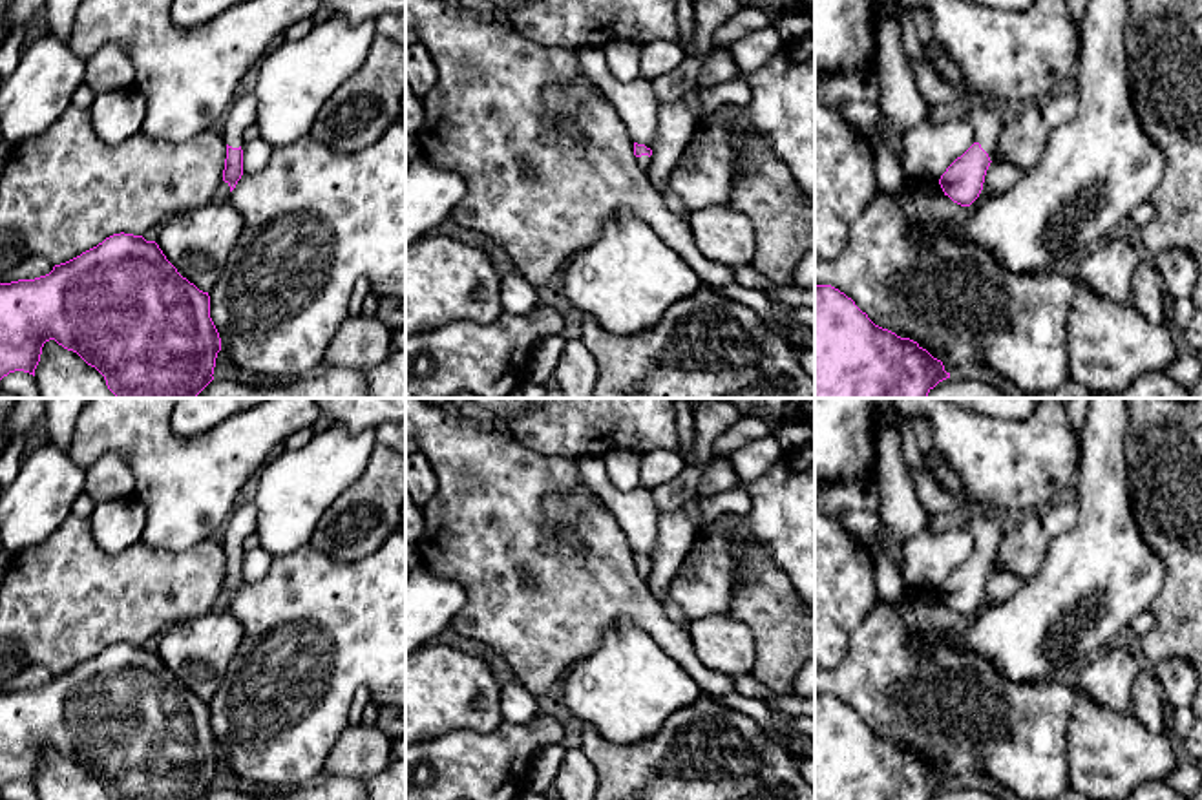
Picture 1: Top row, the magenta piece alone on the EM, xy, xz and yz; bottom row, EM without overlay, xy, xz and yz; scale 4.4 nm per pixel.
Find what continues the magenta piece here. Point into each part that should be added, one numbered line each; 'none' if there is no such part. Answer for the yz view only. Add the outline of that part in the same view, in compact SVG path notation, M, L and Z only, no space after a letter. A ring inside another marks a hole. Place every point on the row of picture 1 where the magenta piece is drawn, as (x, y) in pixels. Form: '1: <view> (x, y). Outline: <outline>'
1: yz (987, 119). Outline: M970 102L965 108L965 119L975 128L977 142L990 152L1003 126L1003 108L985 102Z

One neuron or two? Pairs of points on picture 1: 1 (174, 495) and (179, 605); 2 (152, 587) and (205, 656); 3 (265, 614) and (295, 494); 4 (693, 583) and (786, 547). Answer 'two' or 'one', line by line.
1: two
2: two
3: two
4: one

